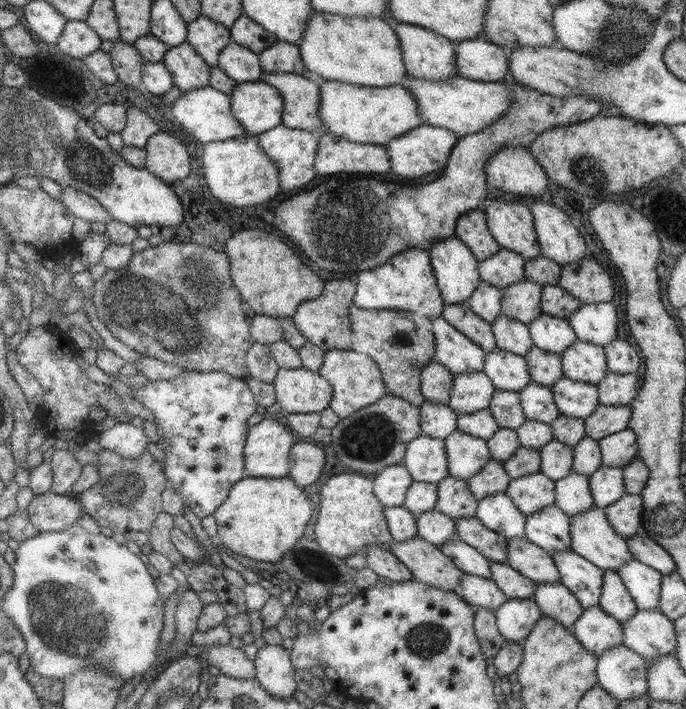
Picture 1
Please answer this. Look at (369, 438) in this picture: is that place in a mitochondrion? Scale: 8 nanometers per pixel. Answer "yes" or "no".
yes

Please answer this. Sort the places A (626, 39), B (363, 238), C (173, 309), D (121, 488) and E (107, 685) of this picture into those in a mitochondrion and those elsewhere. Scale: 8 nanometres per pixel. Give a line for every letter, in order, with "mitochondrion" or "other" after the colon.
A: mitochondrion
B: mitochondrion
C: mitochondrion
D: mitochondrion
E: mitochondrion

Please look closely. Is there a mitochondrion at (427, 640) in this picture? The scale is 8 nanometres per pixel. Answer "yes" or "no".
yes

